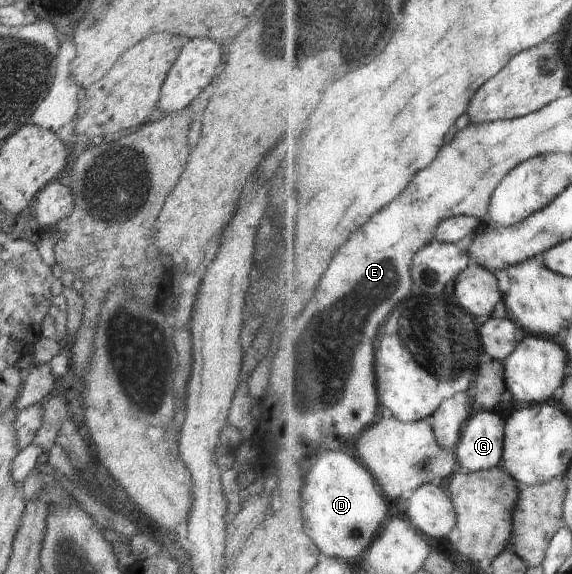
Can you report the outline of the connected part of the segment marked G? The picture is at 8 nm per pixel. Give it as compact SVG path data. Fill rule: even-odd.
M482 411L474 415L458 445L458 461L464 469L494 469L504 459L506 423L498 413Z

